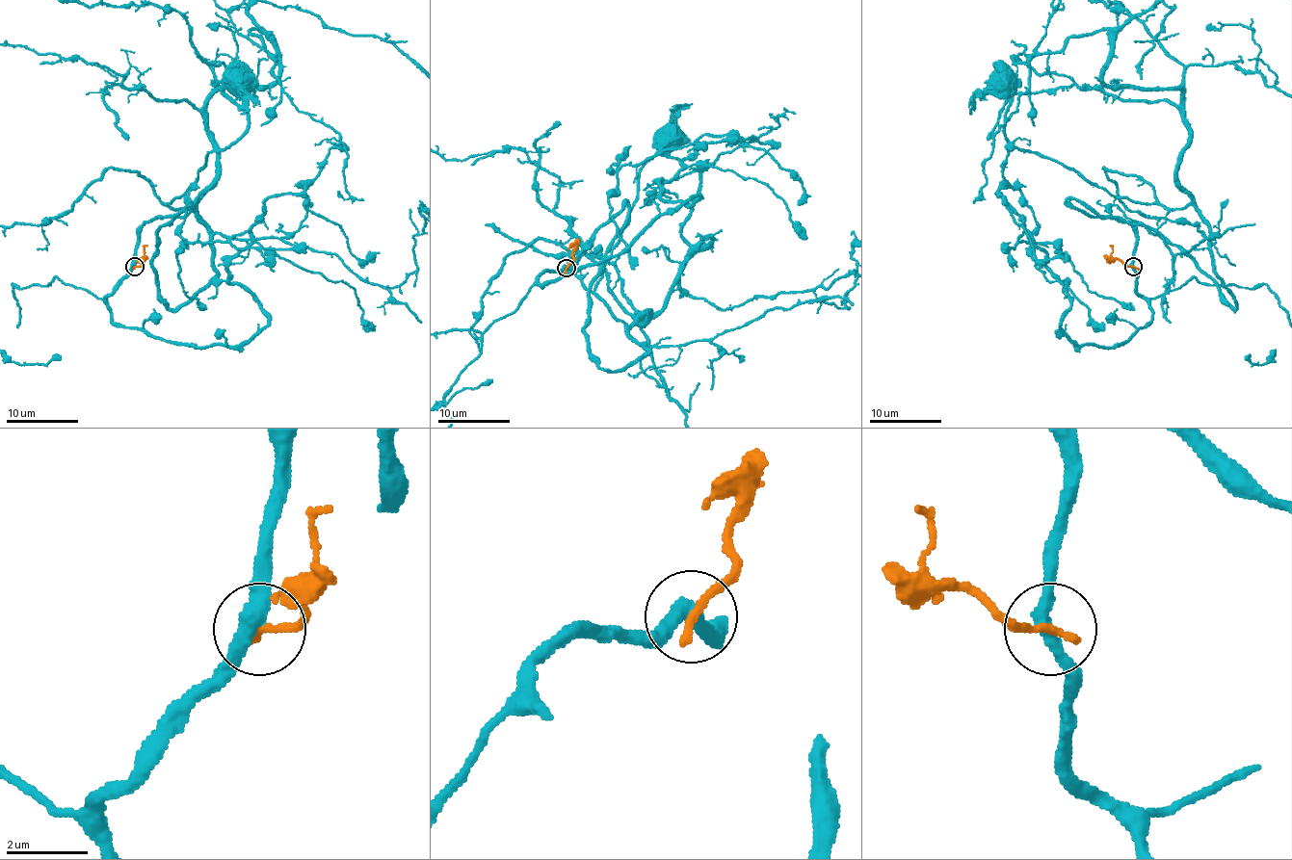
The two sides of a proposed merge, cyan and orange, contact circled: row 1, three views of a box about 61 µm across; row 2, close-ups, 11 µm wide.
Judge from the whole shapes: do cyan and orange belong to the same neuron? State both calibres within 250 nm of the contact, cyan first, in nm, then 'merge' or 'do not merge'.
360 nm thick on the cyan side, 240 nm on the other; do not merge

